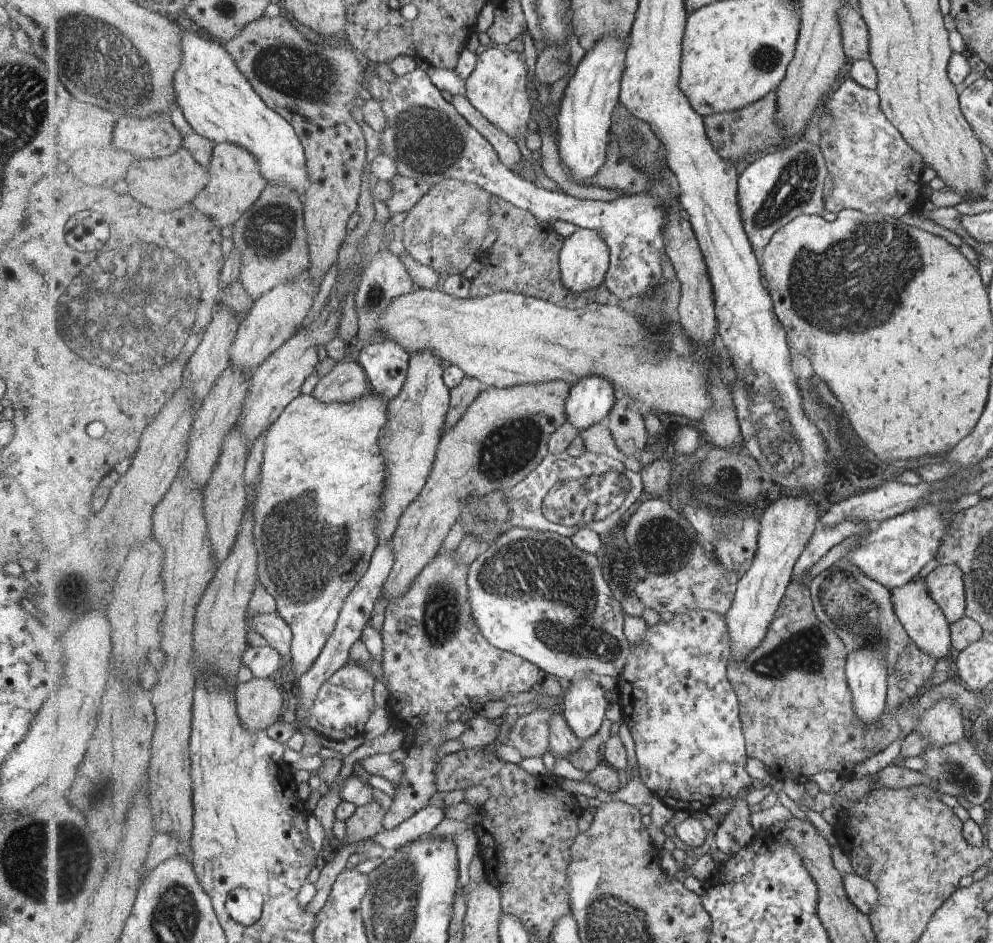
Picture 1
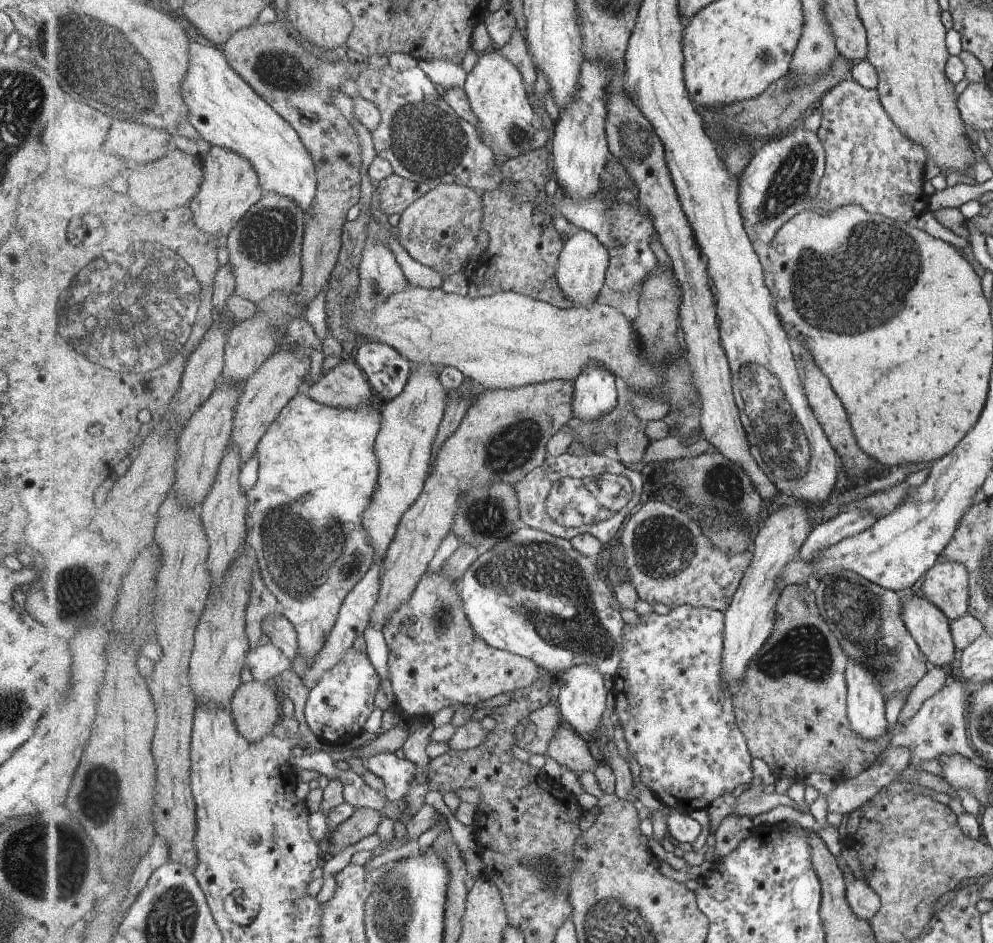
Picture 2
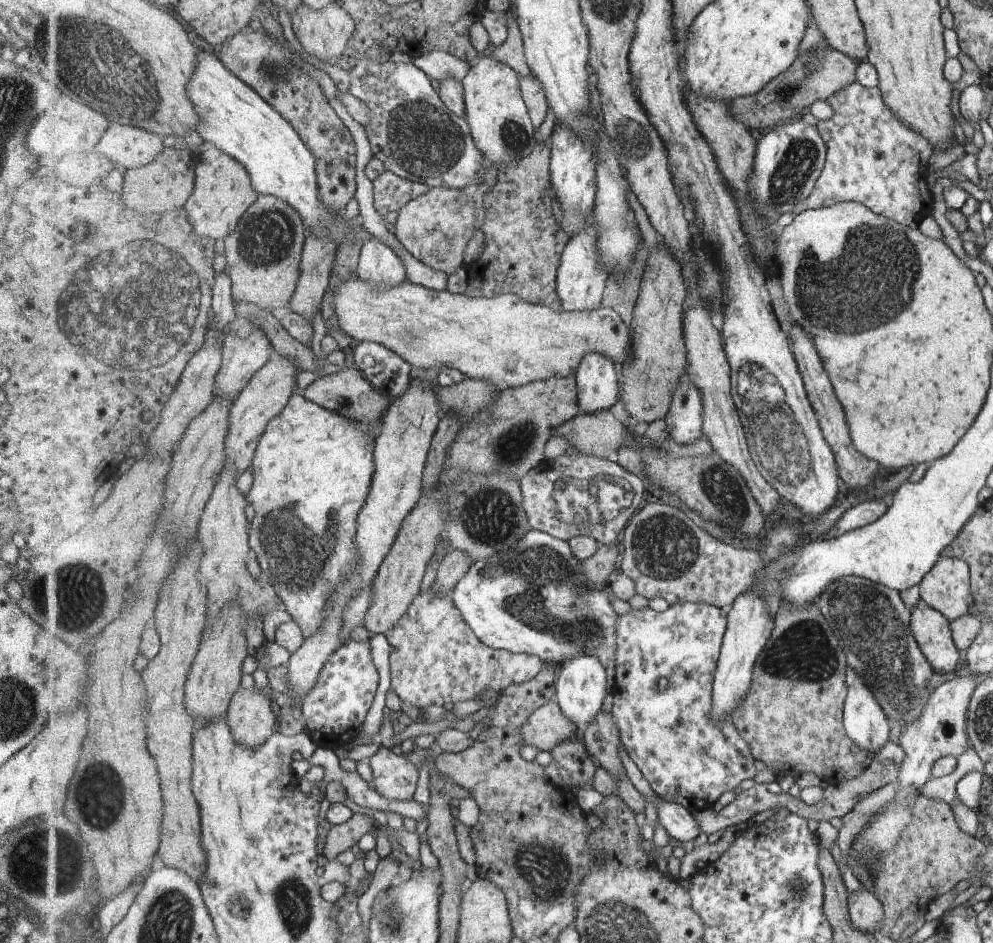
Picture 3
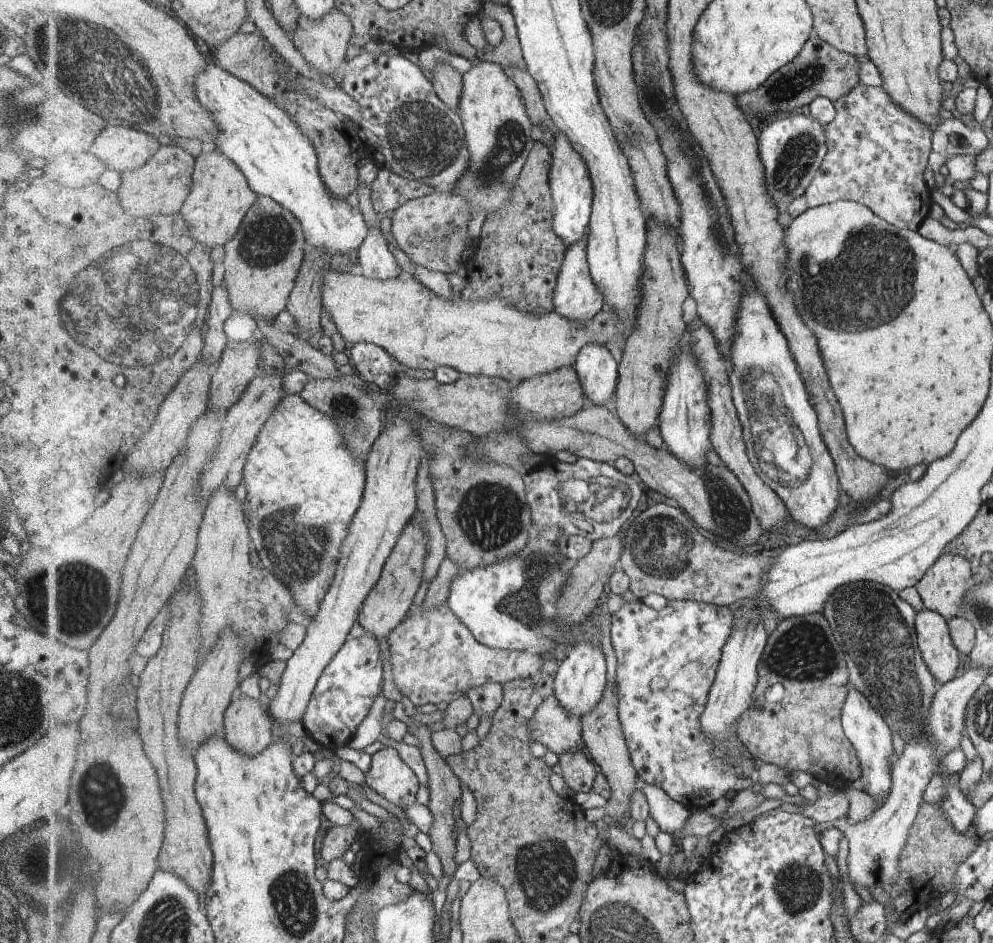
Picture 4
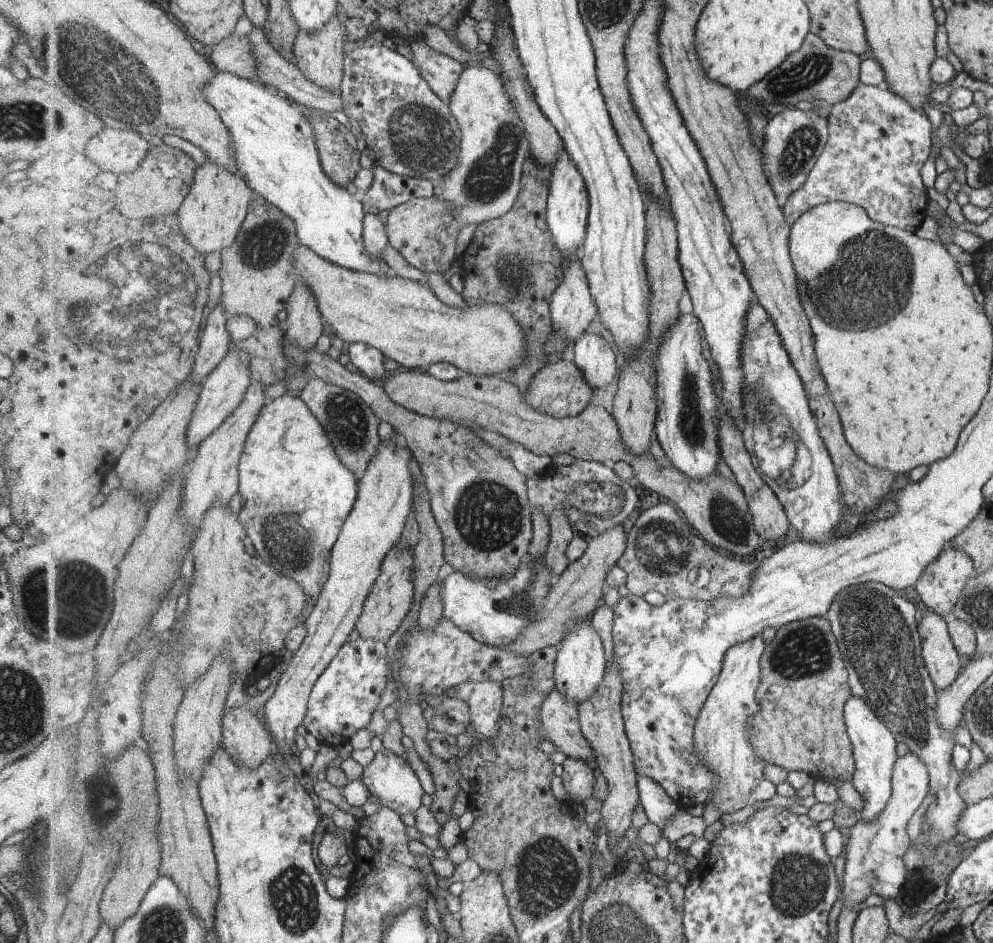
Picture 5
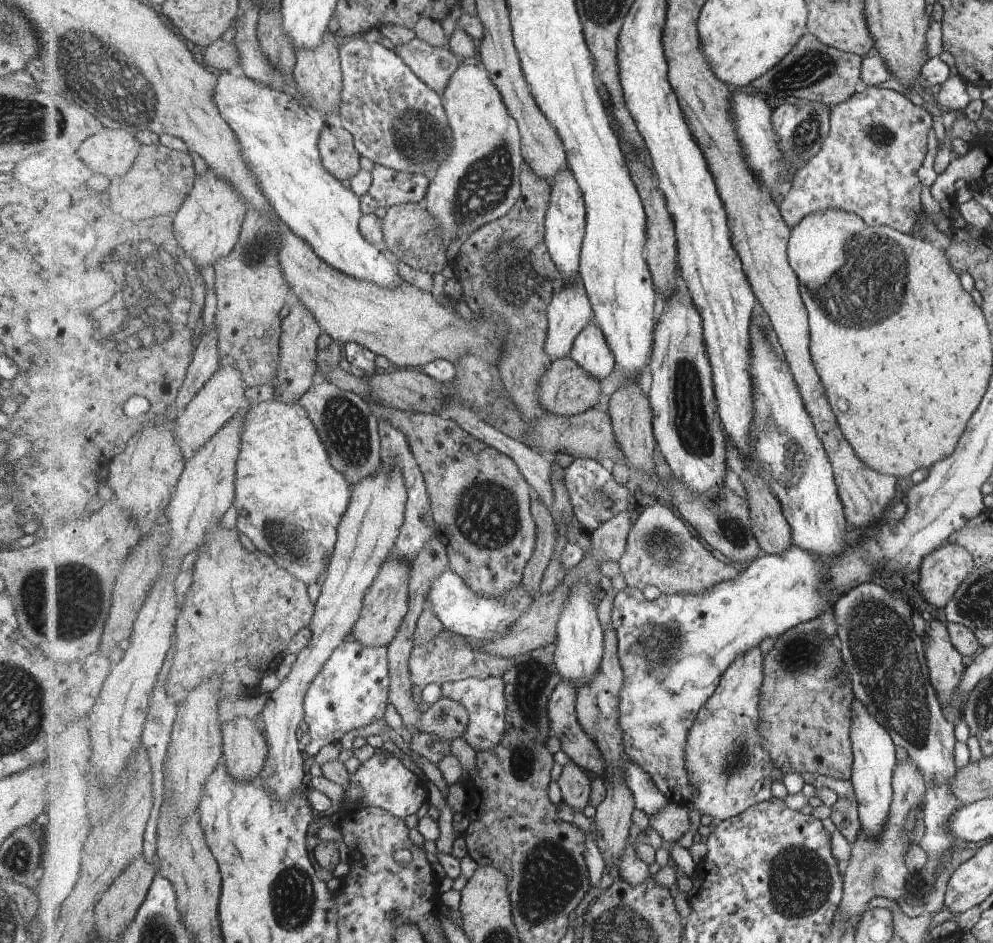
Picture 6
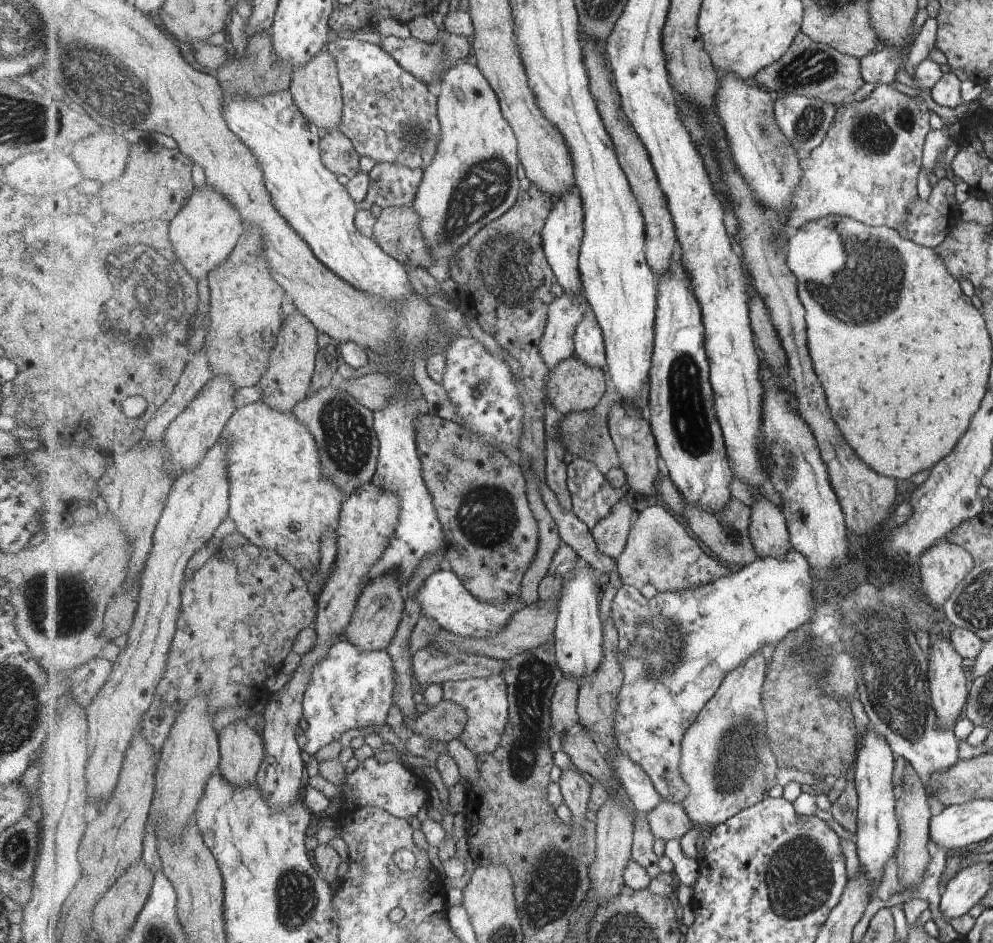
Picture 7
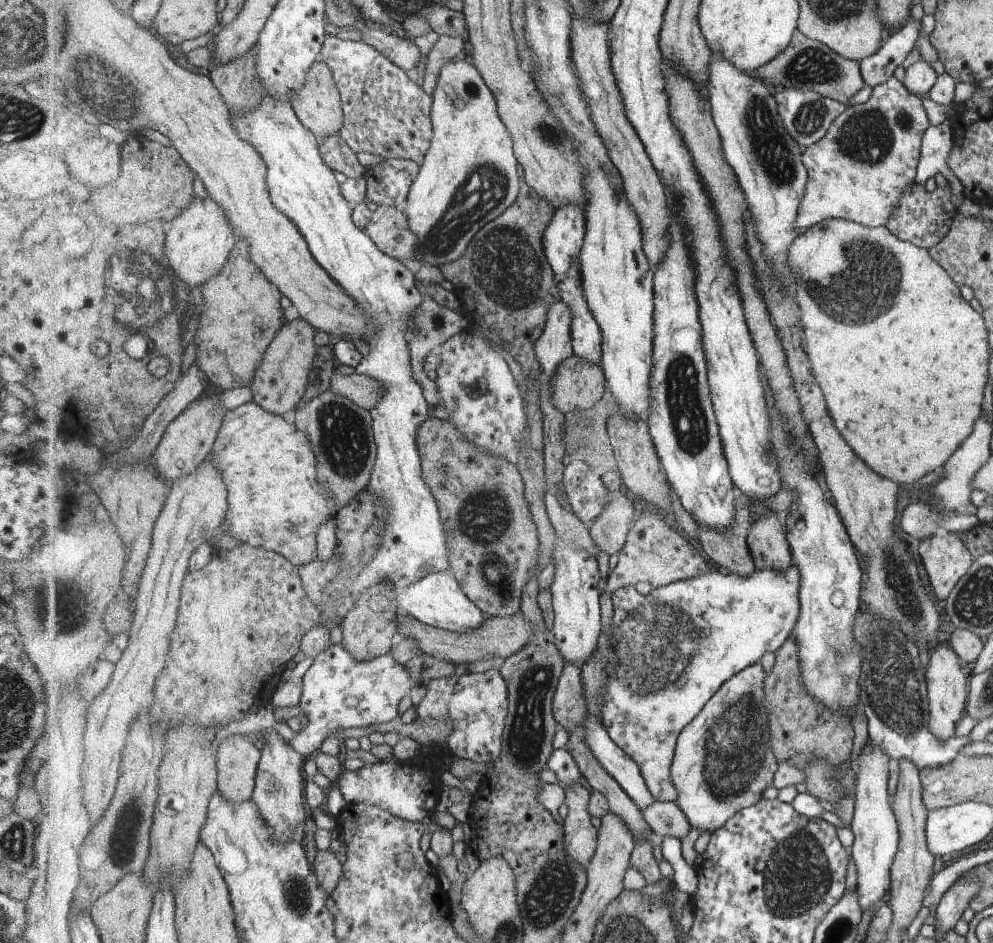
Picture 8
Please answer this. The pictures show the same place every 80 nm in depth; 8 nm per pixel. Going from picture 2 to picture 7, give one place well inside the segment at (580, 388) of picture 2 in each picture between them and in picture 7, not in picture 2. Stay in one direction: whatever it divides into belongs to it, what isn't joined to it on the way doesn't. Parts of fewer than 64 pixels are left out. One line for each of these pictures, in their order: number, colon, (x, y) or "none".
3: (598, 383)
4: (598, 371)
5: (594, 357)
6: (591, 350)
7: (590, 342)

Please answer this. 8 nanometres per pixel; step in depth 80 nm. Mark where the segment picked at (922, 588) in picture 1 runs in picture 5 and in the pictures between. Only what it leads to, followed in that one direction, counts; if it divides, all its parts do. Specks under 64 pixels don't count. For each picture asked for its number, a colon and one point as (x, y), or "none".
2: (924, 621)
3: (929, 627)
4: (941, 657)
5: (941, 658)

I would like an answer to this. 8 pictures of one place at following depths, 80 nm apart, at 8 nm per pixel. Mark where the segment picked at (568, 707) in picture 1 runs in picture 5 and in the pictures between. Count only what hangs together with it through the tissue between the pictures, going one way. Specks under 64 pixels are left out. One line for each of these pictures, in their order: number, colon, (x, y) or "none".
2: (582, 699)
3: (583, 683)
4: (581, 682)
5: (581, 665)

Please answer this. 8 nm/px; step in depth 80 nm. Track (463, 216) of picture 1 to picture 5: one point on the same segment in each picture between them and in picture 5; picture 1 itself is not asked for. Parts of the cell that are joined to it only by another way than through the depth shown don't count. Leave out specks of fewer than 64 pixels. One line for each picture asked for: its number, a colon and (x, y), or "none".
2: (440, 230)
3: (436, 228)
4: (431, 231)
5: (424, 231)

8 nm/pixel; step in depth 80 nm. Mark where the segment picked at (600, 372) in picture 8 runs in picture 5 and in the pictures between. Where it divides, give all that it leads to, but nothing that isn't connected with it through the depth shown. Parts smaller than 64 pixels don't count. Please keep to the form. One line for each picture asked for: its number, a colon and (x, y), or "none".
5: (559, 389)
6: (566, 389)
7: (572, 386)

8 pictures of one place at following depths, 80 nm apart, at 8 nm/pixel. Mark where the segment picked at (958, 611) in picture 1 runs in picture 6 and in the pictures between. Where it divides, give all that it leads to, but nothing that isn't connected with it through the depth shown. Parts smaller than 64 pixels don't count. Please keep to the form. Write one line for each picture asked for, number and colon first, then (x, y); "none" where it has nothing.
2: (946, 585)
3: (946, 588)
4: (944, 587)
5: (940, 586)
6: (941, 572)

